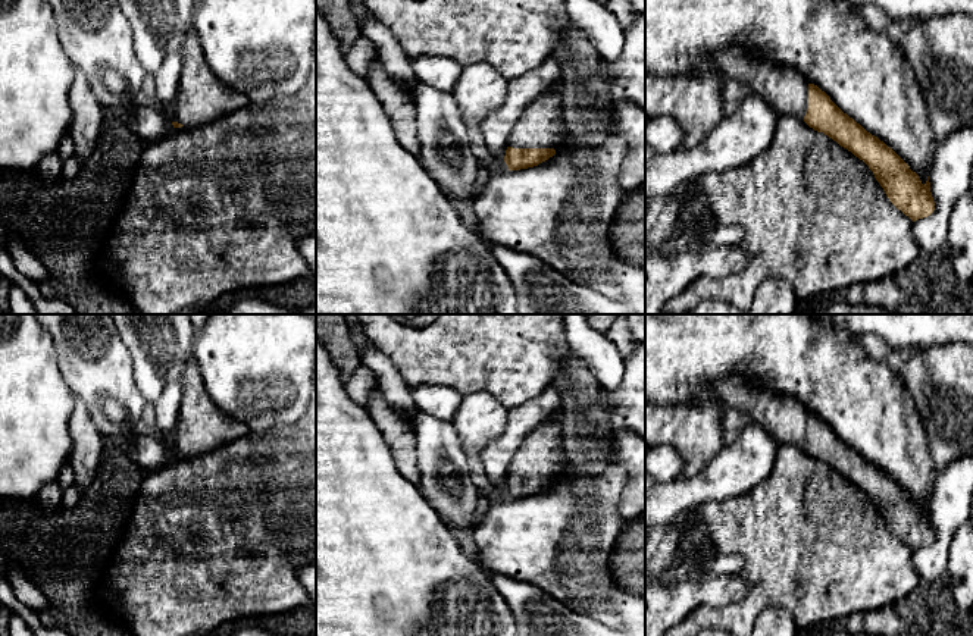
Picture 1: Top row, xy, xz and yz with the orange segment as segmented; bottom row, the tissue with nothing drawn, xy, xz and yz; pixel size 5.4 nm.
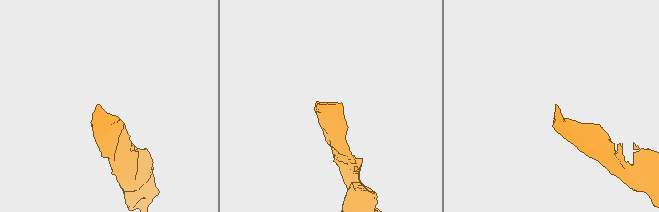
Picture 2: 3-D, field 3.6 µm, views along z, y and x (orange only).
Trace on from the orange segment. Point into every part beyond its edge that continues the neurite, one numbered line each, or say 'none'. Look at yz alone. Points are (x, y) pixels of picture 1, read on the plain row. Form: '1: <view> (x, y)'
1: yz (785, 419)

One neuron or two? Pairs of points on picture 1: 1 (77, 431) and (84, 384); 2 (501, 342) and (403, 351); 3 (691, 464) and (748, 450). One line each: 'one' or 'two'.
1: two
2: one
3: two

